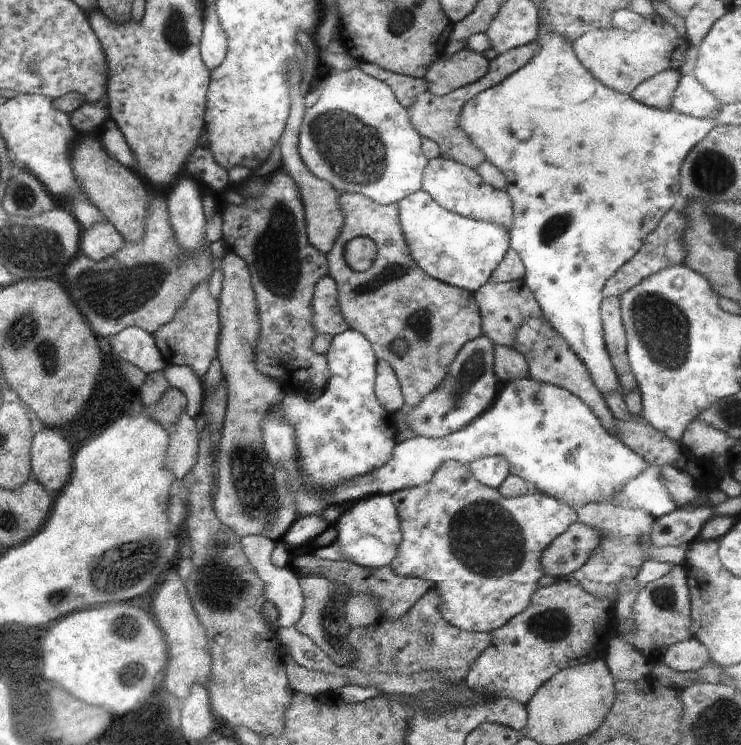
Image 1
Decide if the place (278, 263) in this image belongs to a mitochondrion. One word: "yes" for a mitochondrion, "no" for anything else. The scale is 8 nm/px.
yes

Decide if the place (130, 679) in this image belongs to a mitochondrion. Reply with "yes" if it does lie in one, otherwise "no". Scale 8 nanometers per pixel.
yes

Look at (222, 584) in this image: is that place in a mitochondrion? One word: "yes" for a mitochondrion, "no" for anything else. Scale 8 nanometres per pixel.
yes

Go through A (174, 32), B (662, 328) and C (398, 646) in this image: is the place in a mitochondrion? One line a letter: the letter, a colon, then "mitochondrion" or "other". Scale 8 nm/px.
A: mitochondrion
B: mitochondrion
C: other

